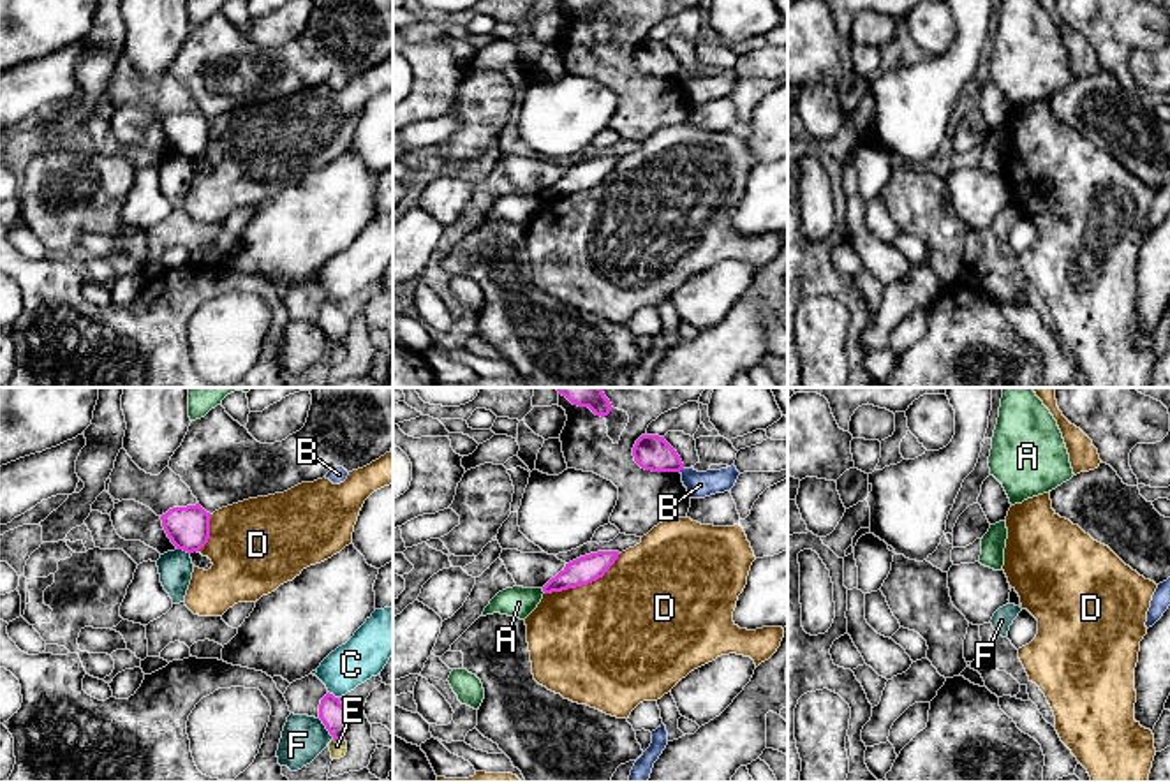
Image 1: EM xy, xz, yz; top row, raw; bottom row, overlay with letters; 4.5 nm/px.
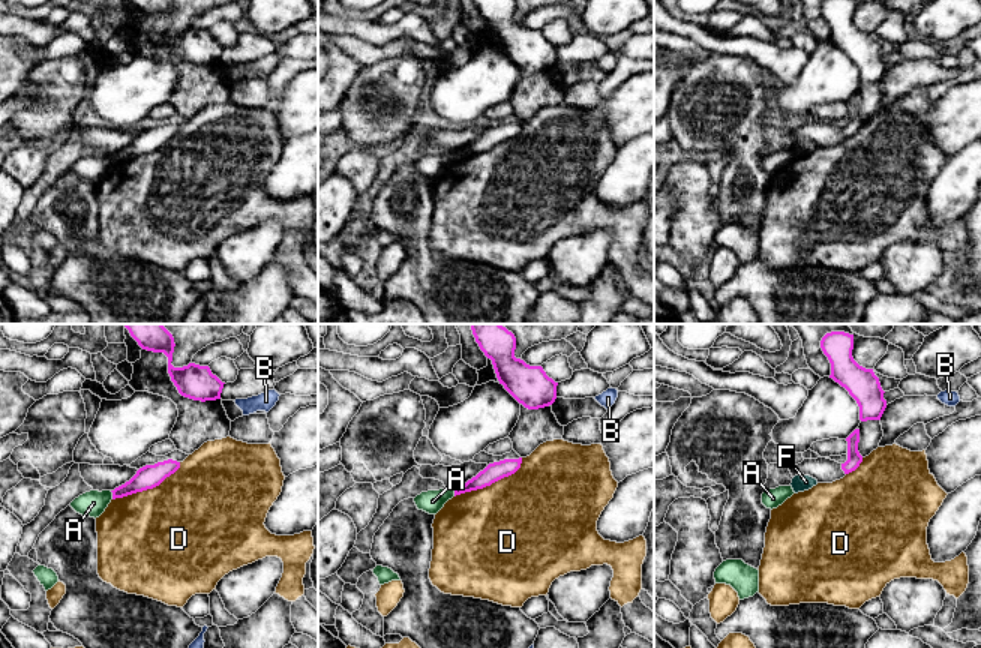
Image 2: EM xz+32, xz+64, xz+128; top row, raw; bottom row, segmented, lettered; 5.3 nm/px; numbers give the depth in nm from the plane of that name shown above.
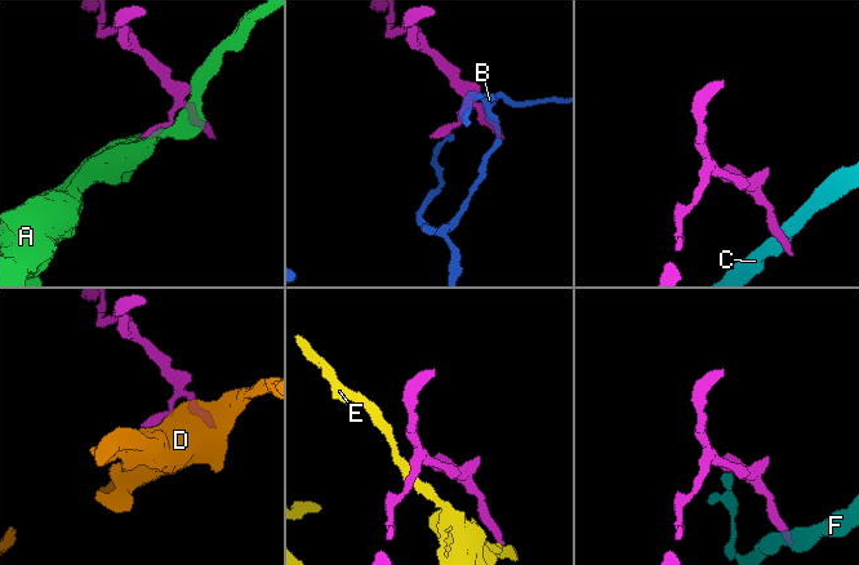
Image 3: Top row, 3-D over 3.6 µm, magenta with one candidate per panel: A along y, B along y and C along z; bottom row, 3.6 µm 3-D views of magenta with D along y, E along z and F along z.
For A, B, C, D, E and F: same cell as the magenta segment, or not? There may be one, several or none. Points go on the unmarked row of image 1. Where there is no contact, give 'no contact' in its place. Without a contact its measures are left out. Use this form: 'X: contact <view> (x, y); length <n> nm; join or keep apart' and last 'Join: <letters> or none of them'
A: contact xz (543, 196); length 30 nm; keep apart
B: contact xz (681, 74); length 30 nm; keep apart
C: contact xy (332, 300); length 60 nm; keep apart
D: contact xz (584, 189); length 400 nm; keep apart
E: contact xy (339, 344); length 50 nm; keep apart
F: contact xy (326, 333); length 120 nm; keep apart
Join: none of them

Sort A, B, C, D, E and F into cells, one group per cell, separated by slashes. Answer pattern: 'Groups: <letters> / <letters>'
Groups: A / B / C / D / E / F

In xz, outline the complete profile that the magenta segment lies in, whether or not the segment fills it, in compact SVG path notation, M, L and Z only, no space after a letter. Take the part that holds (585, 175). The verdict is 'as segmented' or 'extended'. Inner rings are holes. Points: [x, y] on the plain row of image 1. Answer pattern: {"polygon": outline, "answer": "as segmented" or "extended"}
{"polygon": "M597 157L580 162L566 169L566 173L543 192L543 197L552 199L589 190L603 183L618 160L618 157Z", "answer": "as segmented"}

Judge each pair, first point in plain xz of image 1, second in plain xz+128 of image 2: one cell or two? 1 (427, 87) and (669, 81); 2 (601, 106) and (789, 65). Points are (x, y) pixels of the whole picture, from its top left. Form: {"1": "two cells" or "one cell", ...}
{"1": "one cell", "2": "two cells"}

